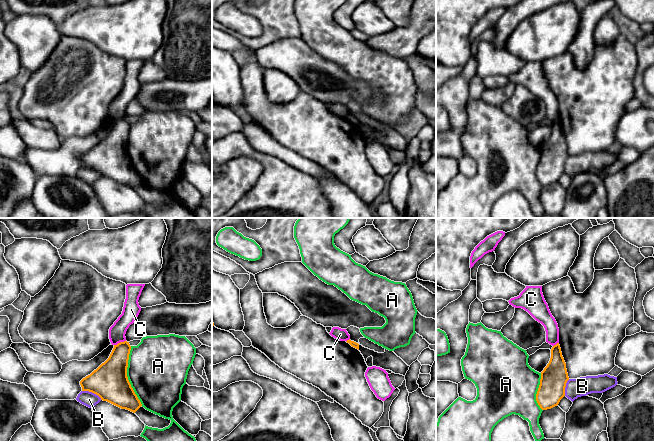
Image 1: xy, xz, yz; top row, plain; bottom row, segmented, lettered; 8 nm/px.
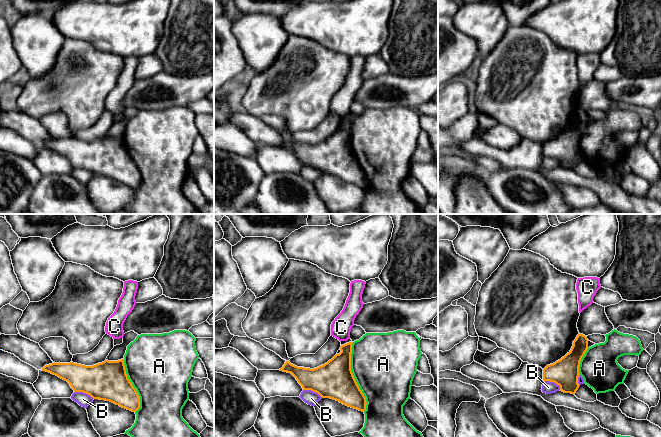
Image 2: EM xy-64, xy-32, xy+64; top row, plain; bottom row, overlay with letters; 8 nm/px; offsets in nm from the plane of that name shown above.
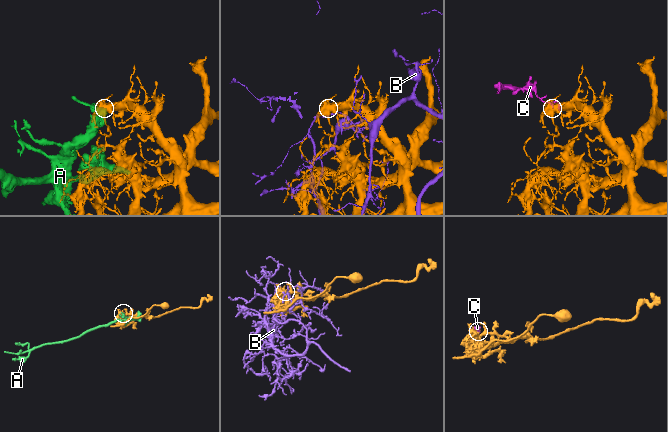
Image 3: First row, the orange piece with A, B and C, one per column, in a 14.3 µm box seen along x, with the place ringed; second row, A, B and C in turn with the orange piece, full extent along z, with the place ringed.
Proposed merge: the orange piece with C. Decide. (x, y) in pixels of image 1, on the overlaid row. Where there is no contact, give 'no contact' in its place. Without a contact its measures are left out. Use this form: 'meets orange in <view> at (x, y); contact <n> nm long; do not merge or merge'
meets orange in xy at (119, 343); contact 100 nm long; do not merge

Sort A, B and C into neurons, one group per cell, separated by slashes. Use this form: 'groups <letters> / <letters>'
groups A / B / C

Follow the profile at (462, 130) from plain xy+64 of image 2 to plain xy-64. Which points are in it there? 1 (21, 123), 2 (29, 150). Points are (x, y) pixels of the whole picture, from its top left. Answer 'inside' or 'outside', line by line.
1: outside
2: inside

